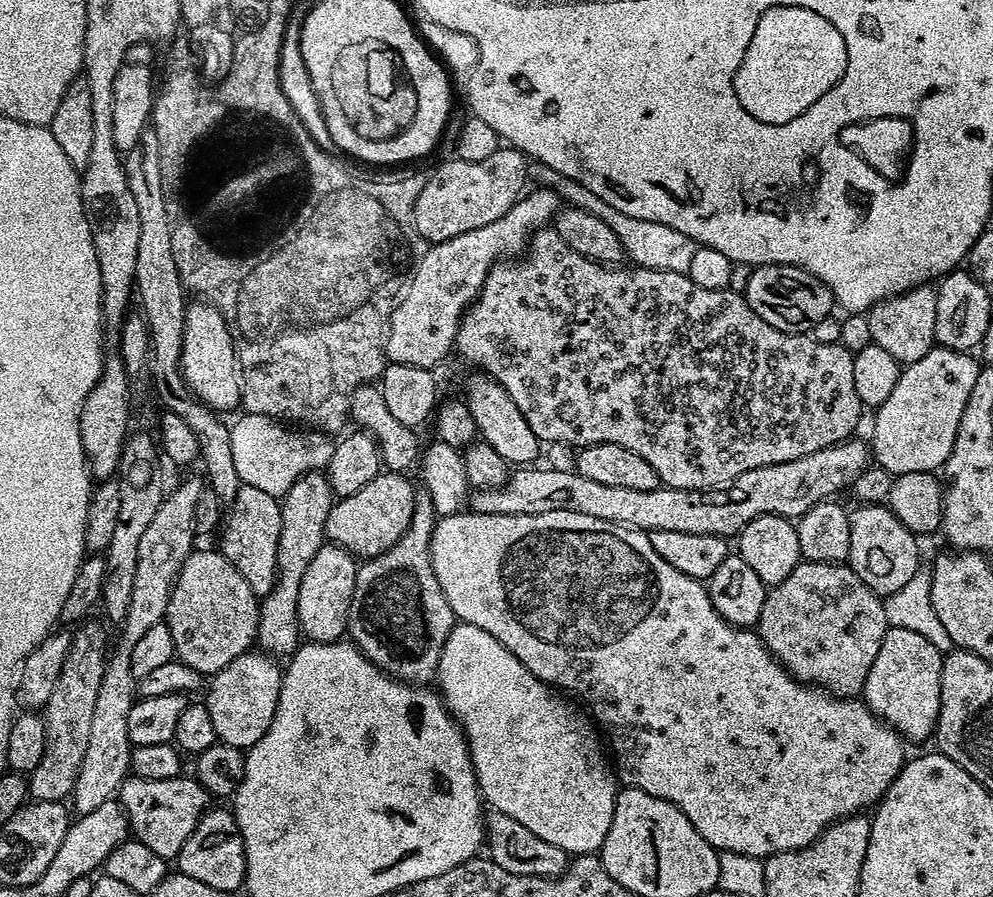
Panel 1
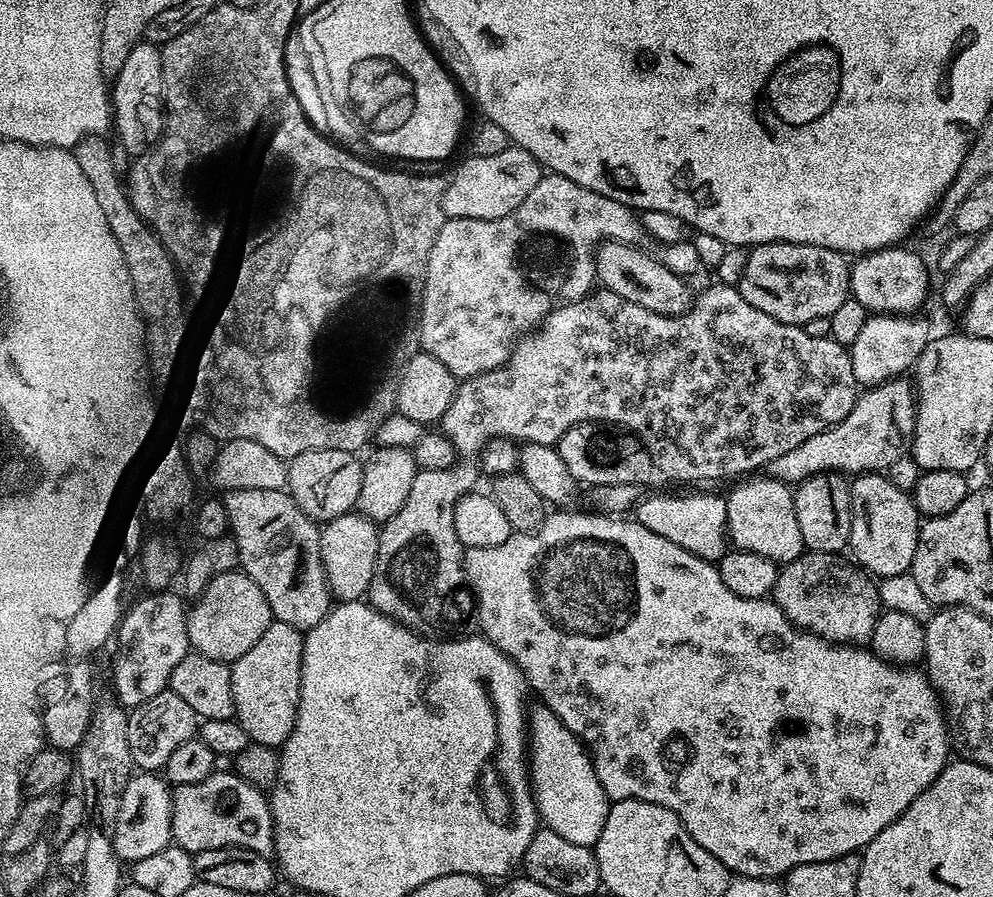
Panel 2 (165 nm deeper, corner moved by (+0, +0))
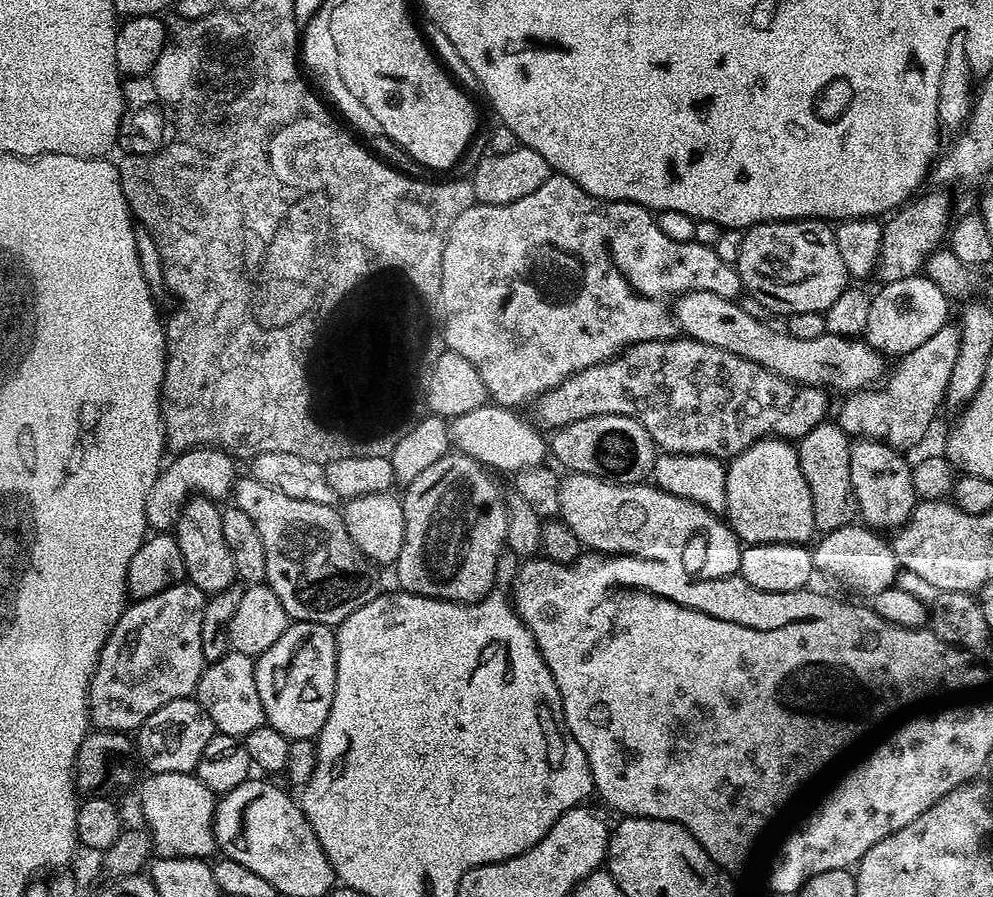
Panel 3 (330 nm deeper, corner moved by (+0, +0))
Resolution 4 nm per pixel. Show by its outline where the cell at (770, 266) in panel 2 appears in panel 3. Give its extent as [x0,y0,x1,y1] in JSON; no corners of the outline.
[734,220,850,318]

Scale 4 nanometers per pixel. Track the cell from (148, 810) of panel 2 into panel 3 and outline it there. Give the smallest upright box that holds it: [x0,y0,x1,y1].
[140,772,217,857]

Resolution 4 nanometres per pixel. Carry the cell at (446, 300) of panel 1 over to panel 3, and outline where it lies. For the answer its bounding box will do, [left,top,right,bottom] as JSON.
[439,174,742,410]

